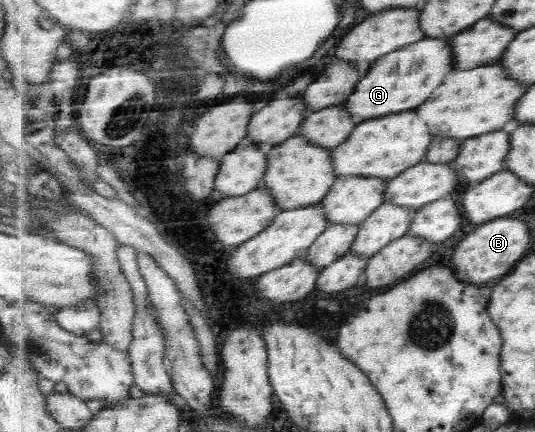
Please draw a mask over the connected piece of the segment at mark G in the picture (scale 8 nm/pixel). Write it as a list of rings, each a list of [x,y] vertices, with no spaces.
[[[427,36],[427,39],[418,44],[380,57],[373,65],[366,68],[363,78],[347,101],[346,107],[349,112],[352,112],[352,117],[362,122],[416,110],[416,107],[420,107],[434,95],[434,91],[454,71],[456,67],[454,53],[451,39],[430,39],[430,36]]]

